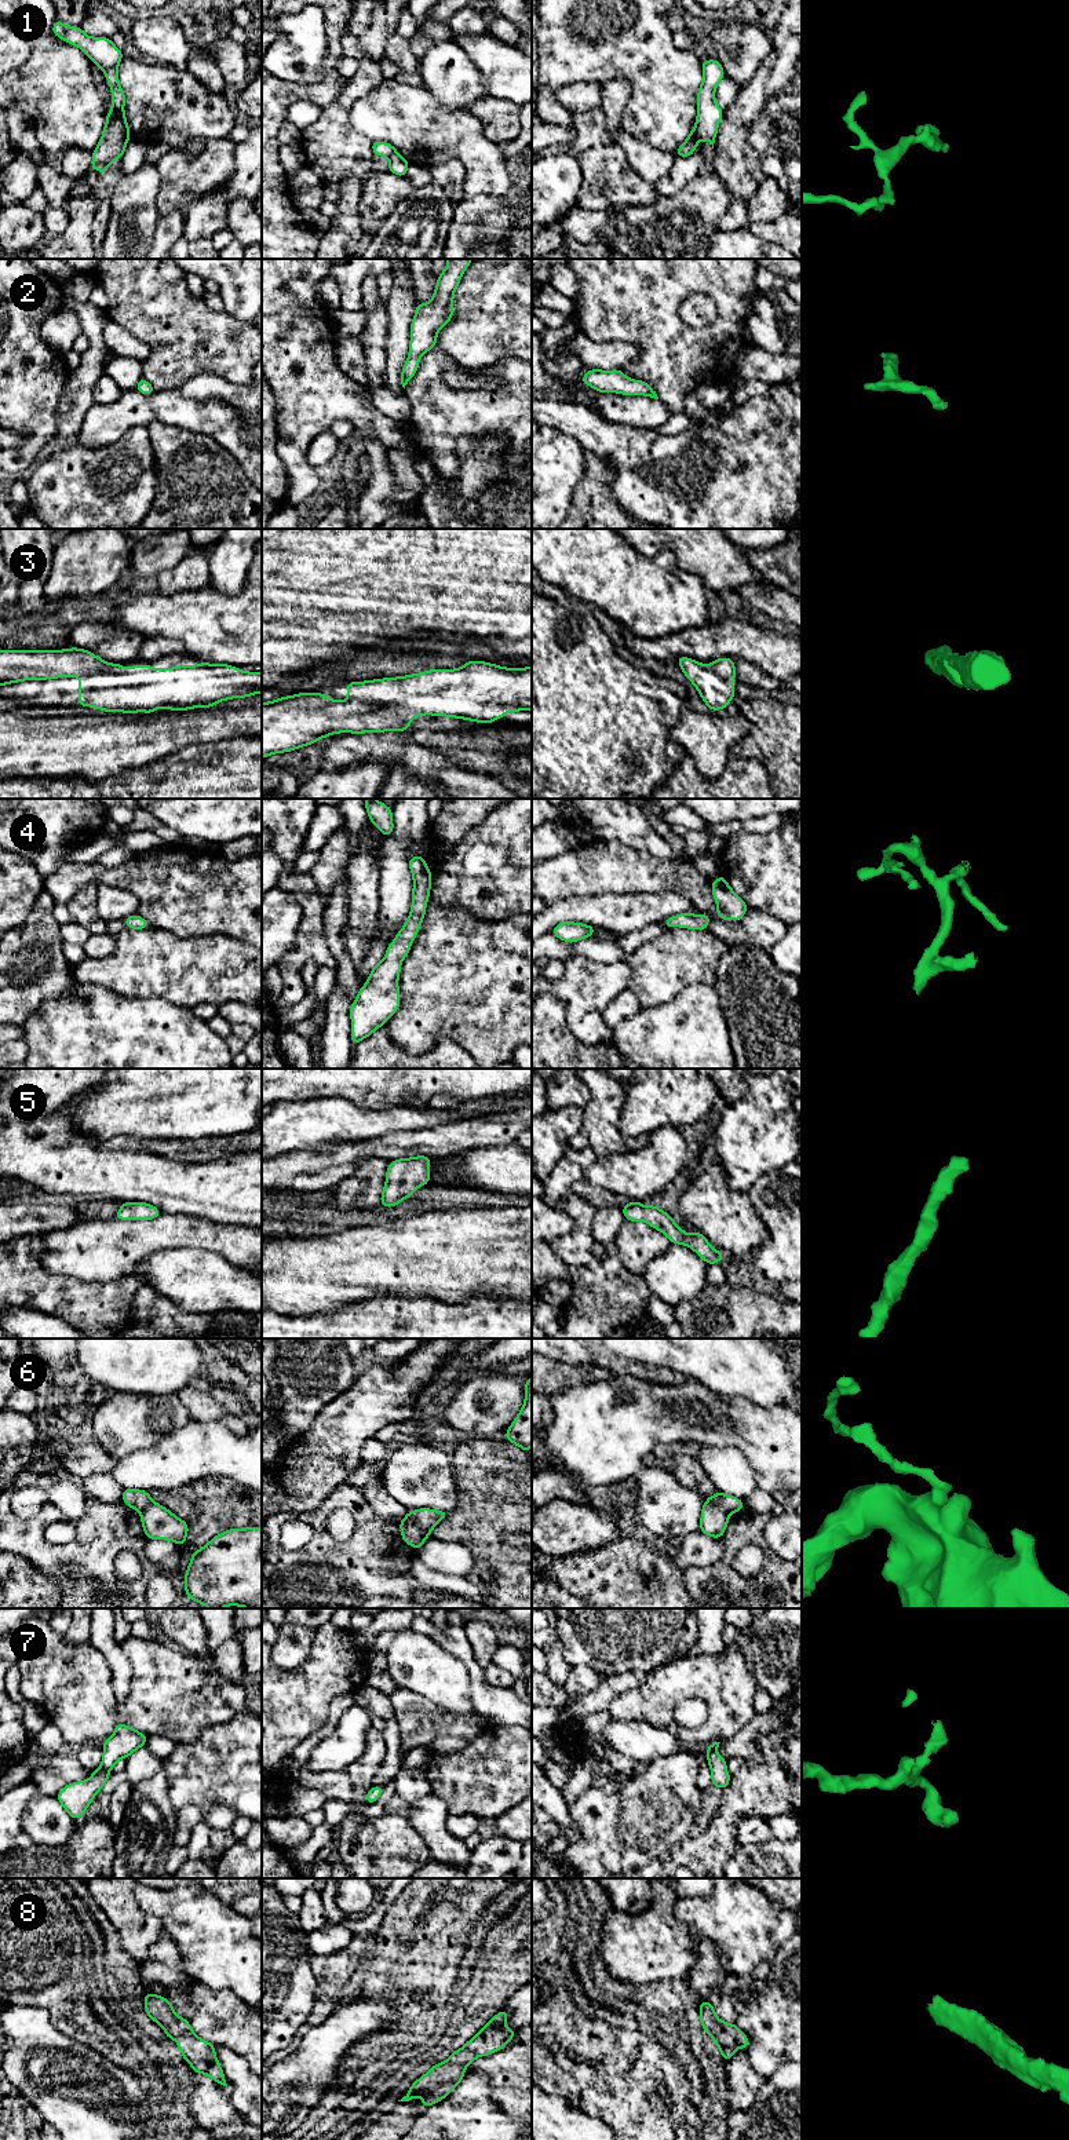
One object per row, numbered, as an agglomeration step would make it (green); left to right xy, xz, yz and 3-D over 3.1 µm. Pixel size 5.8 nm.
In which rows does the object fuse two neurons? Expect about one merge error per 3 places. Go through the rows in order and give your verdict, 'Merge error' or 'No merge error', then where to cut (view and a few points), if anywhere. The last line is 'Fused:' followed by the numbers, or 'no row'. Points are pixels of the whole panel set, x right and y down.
1: Merge error. Split along xy (112, 108), (120, 117), (123, 131), (128, 137)
2: No merge error. No split
3: No merge error. No split
4: No merge error. No split
5: No merge error. No split
6: Merge error. Split along xz (407, 1515), (413, 1520), (424, 1538)
7: No merge error. No split
8: No merge error. No split
Fused: 1, 6

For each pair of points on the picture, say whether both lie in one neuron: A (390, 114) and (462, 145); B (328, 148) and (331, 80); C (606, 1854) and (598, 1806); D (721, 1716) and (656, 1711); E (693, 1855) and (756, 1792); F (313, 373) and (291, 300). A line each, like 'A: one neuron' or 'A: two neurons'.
A: one neuron
B: two neurons
C: one neuron
D: one neuron
E: one neuron
F: one neuron

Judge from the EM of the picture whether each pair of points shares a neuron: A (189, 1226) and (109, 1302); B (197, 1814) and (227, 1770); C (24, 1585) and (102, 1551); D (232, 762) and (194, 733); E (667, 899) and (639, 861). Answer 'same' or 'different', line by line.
A: different
B: different
C: different
D: different
E: different

